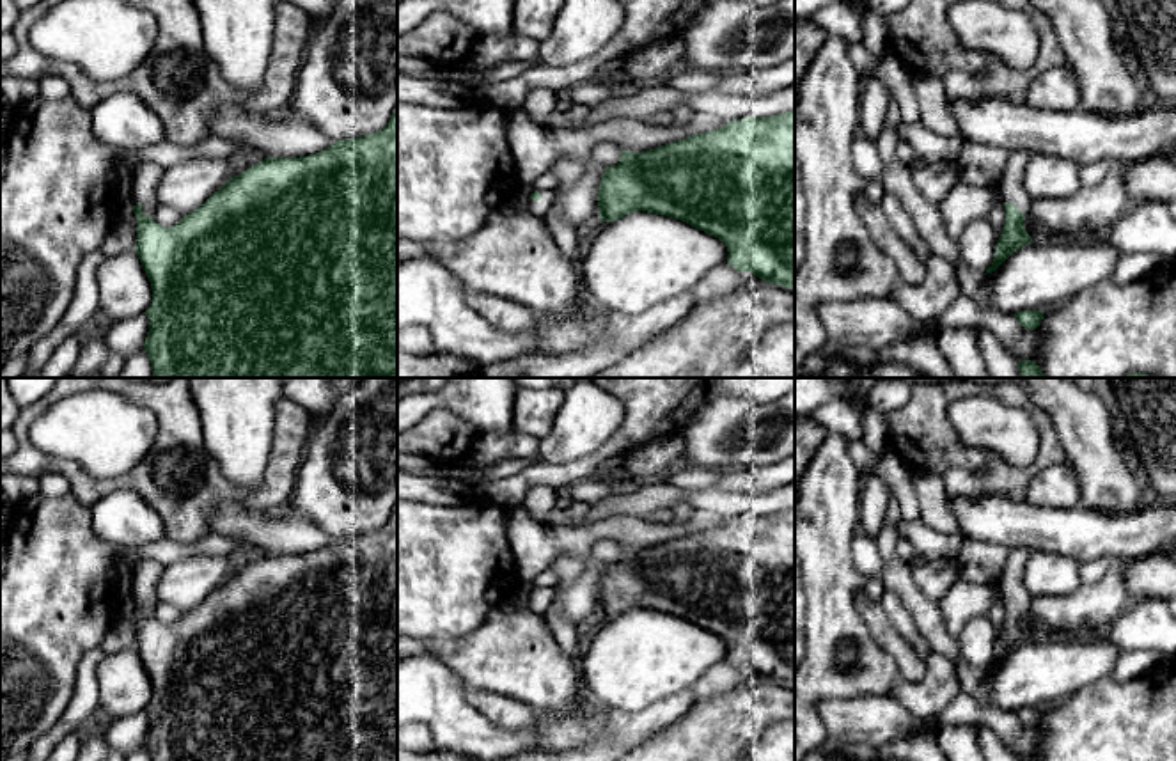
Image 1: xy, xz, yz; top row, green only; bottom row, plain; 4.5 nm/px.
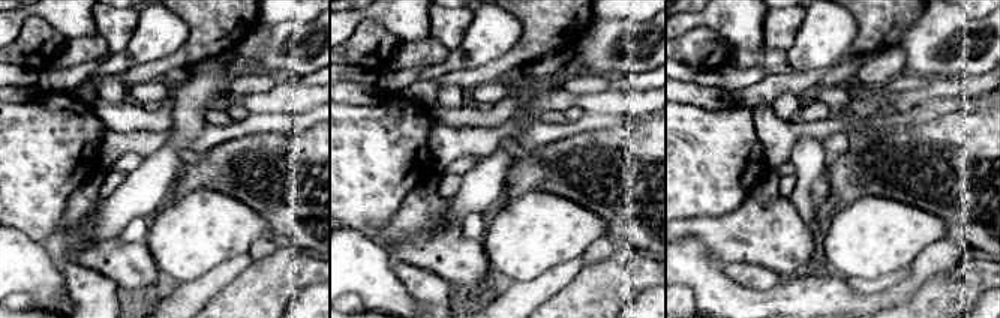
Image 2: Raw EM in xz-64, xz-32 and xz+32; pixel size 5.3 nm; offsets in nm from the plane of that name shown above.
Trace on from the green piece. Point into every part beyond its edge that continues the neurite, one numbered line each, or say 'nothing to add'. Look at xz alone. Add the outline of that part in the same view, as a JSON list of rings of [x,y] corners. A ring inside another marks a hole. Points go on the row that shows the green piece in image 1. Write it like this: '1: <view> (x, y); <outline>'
1: xz (540, 208); [[[537,190],[541,193],[539,200],[529,200],[529,213],[545,218],[545,215],[552,209],[555,202],[555,192],[553,190]]]

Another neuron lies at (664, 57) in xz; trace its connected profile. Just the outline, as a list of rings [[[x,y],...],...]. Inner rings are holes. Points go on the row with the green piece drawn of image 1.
[[[681,37],[658,41],[624,57],[621,80],[630,85],[649,83],[683,67],[685,43]]]

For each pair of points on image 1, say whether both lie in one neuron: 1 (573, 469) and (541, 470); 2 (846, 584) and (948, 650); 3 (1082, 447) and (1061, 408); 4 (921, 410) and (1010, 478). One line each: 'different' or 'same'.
1: same
2: different
3: same
4: same

